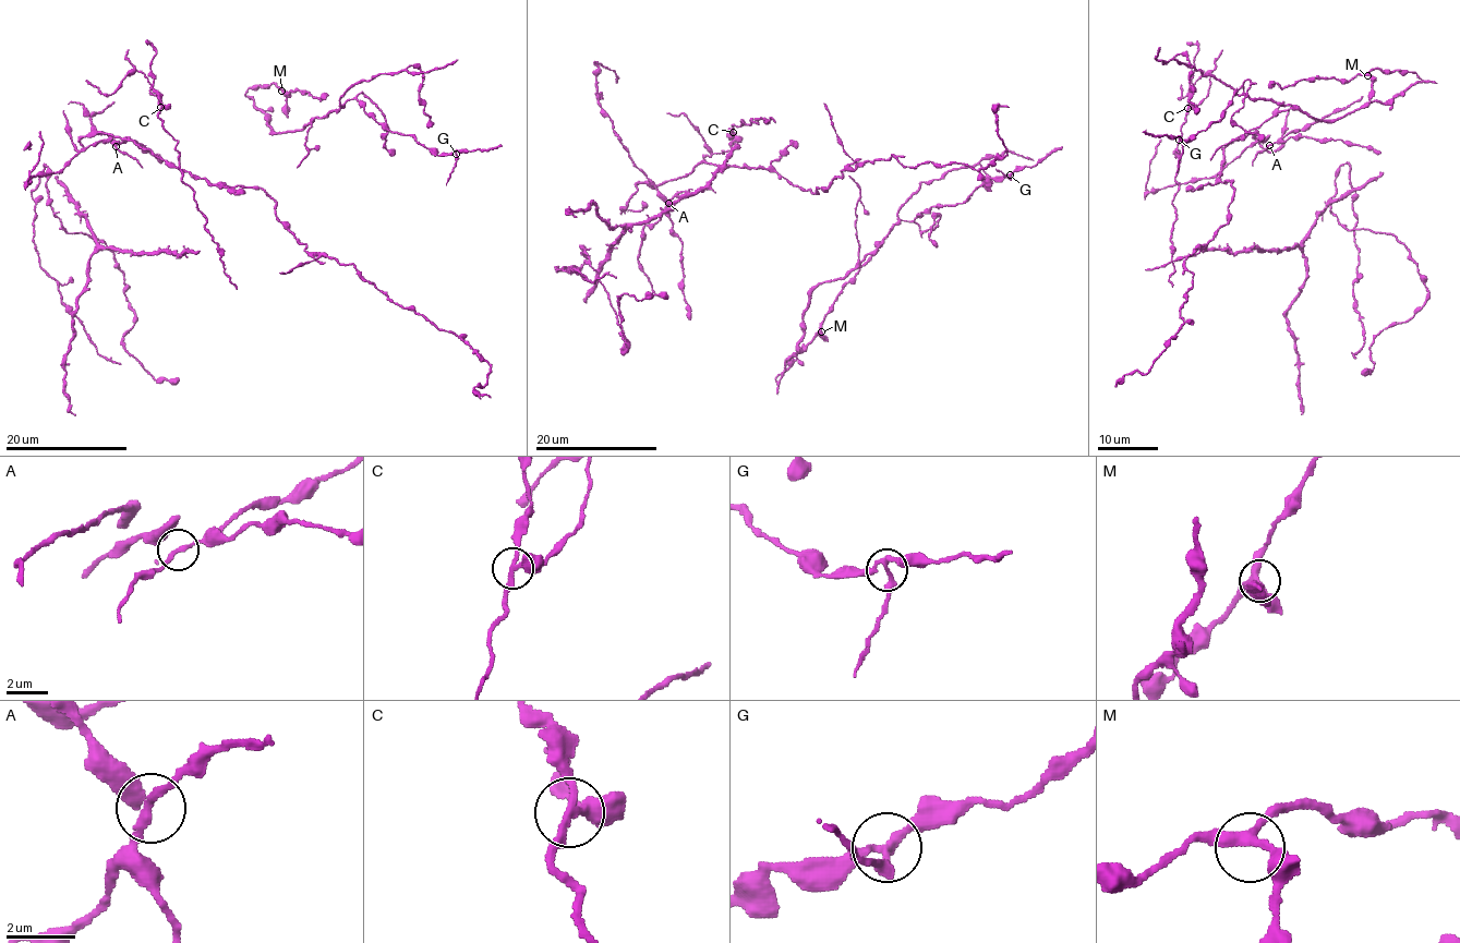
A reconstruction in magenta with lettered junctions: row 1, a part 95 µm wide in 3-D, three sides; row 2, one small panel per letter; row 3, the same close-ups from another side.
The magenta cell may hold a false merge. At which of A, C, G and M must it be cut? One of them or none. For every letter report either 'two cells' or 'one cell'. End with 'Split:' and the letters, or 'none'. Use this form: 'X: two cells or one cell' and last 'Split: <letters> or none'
A: one cell
C: two cells
G: one cell
M: one cell
Split: C

